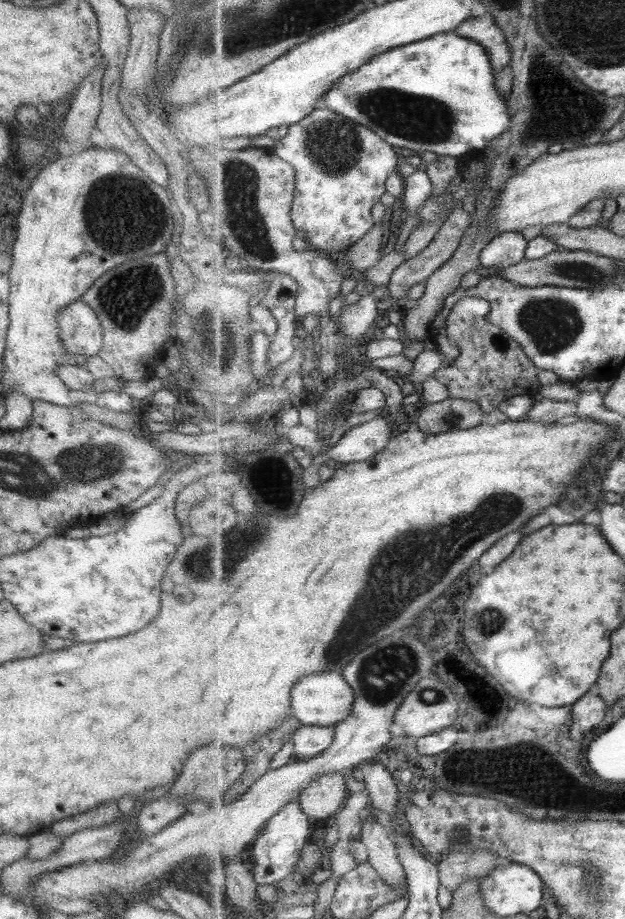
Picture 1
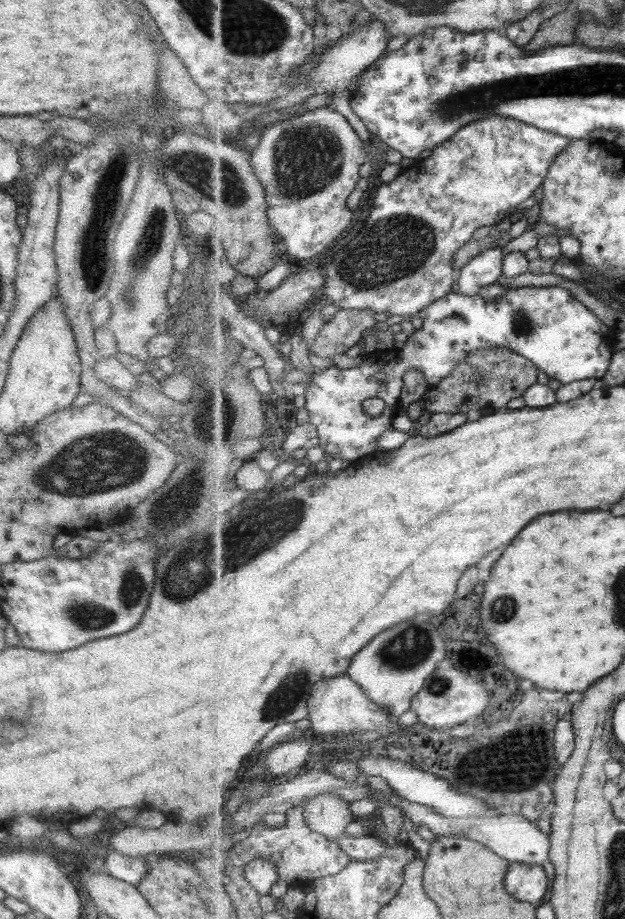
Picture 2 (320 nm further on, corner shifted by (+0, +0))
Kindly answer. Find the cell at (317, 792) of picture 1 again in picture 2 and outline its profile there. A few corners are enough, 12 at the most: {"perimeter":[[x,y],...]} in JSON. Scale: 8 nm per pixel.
{"perimeter":[[311,797],[306,822],[335,842],[356,820],[350,803]]}

